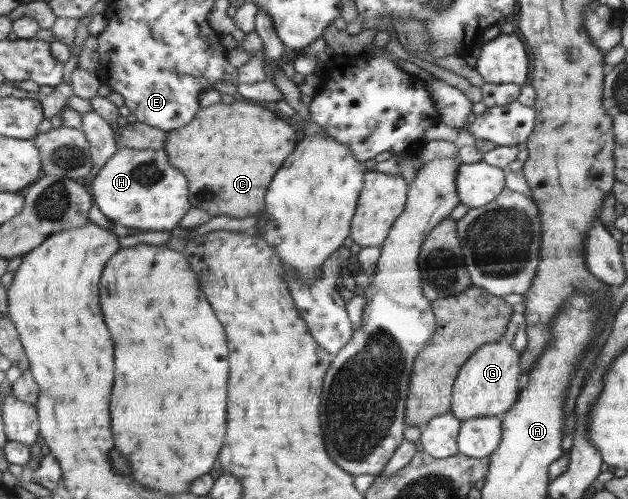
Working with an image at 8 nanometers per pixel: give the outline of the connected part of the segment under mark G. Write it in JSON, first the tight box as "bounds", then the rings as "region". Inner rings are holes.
{"bounds":[450,339,523,422],"region":[[[504,339],[487,342],[477,349],[468,358],[468,362],[465,362],[456,378],[450,412],[464,422],[469,418],[498,417],[508,411],[516,404],[522,385],[523,370],[519,368],[520,353]]]}

